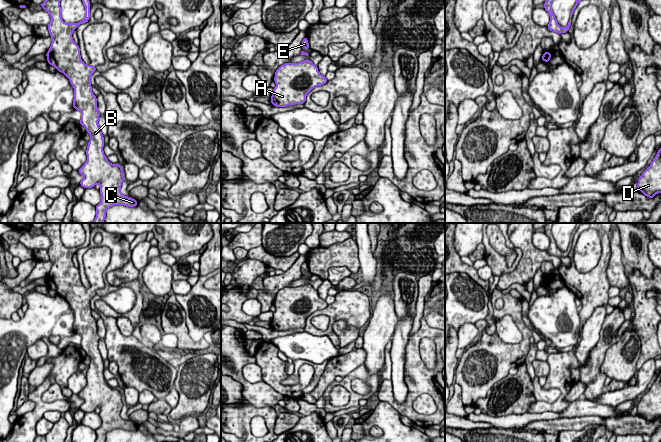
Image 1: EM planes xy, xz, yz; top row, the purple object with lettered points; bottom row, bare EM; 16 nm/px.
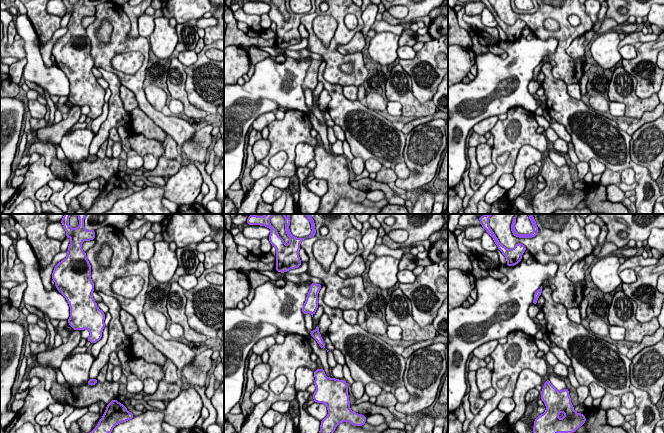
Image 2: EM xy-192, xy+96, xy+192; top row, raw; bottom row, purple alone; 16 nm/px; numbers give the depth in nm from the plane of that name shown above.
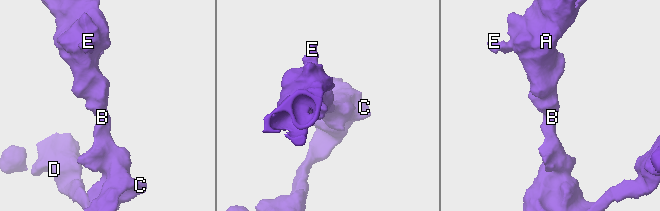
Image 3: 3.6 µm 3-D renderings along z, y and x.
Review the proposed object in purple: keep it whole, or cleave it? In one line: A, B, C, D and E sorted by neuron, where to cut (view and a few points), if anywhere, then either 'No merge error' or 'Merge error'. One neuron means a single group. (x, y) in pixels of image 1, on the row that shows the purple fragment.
Groups: A B C D E. No split. No merge error

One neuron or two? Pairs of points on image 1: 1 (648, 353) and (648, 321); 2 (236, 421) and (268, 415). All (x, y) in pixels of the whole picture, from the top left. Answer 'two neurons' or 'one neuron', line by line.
1: one neuron
2: one neuron

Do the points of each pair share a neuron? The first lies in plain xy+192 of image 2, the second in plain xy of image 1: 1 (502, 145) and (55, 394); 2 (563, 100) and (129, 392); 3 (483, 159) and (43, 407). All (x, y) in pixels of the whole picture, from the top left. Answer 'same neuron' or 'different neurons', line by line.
1: different neurons
2: different neurons
3: different neurons

